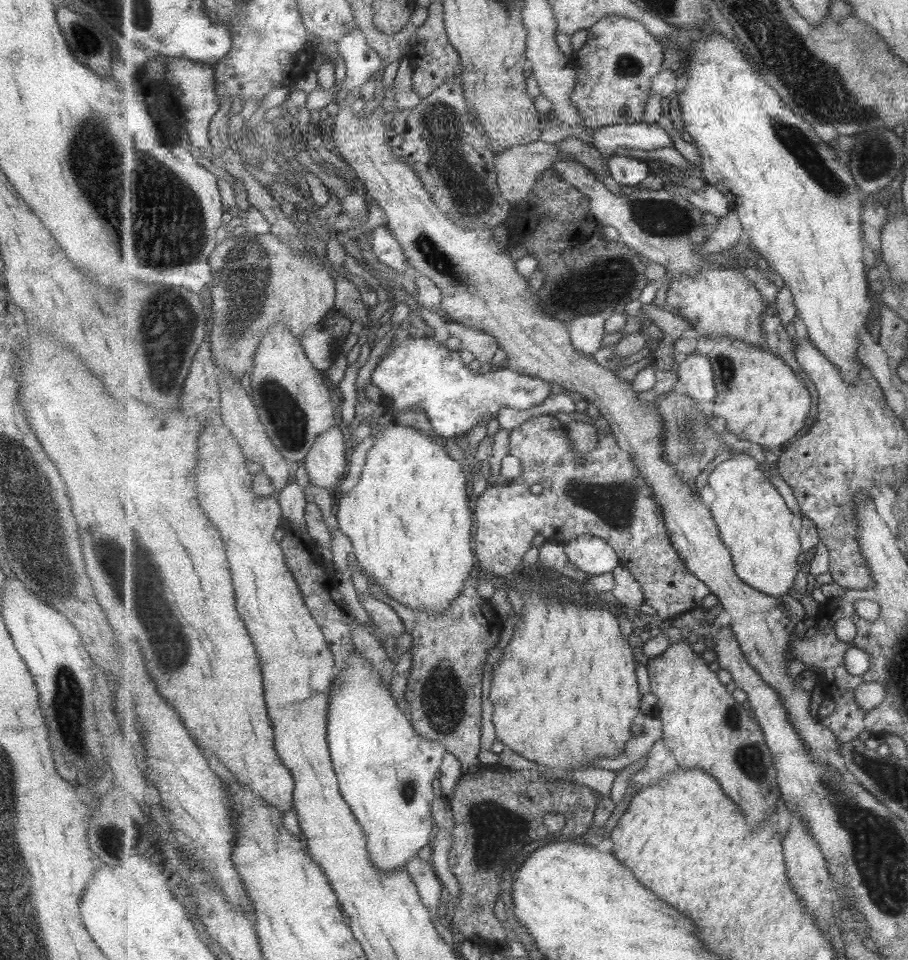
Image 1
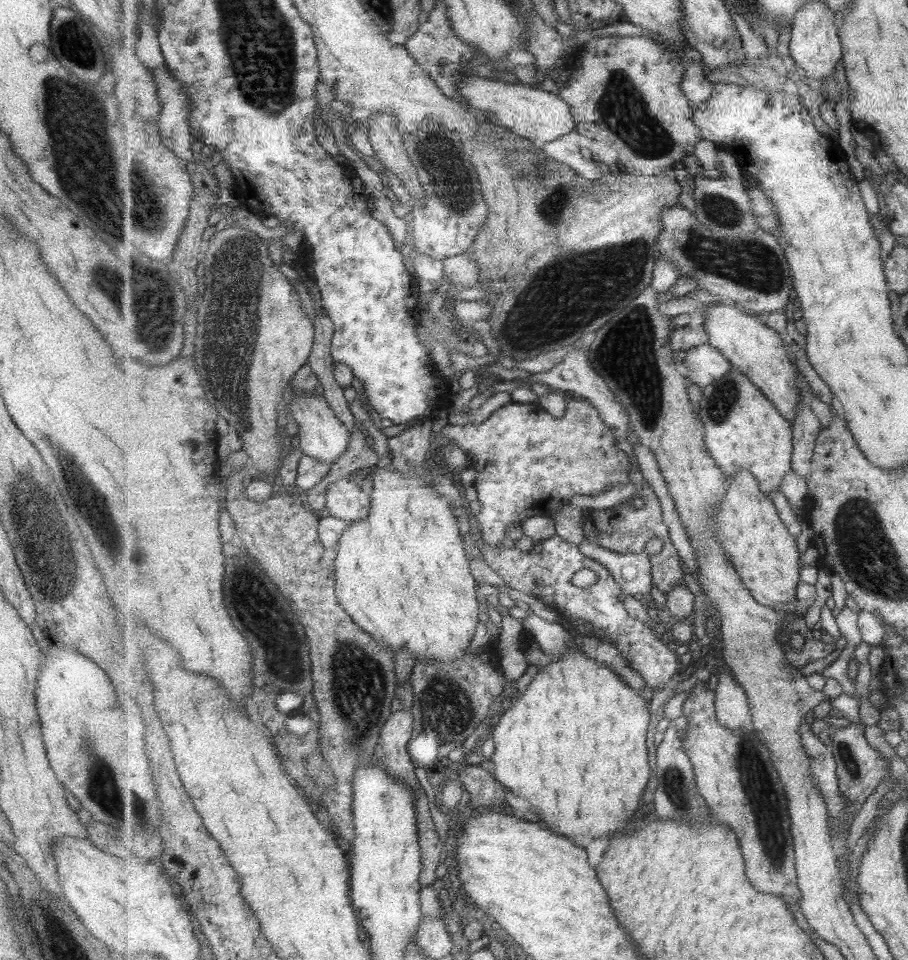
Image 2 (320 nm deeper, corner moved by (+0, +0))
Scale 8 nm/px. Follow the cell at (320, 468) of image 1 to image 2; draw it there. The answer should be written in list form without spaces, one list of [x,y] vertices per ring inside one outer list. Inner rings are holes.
[[[358,477],[346,478],[328,486],[329,516],[346,520],[348,523],[360,522],[371,514],[372,496],[363,493]]]

